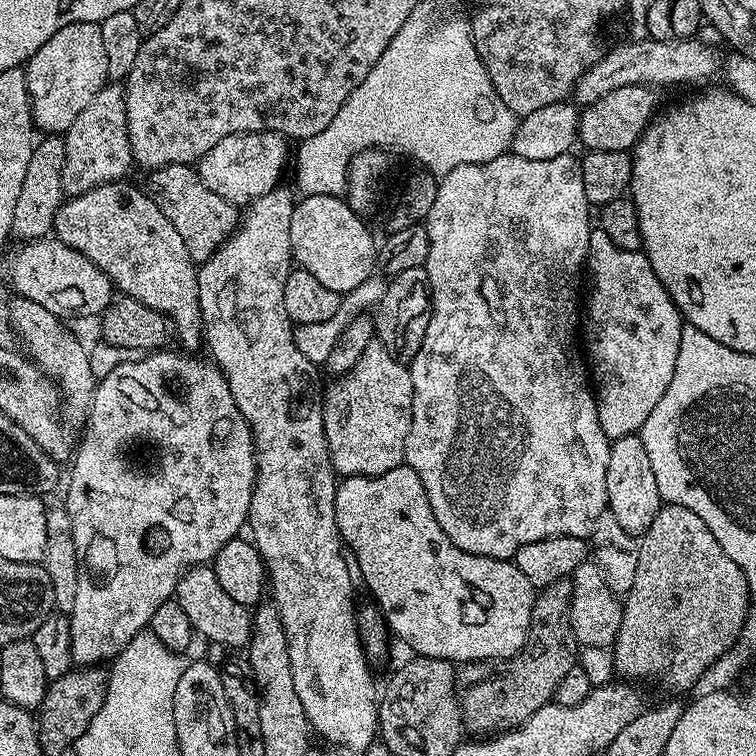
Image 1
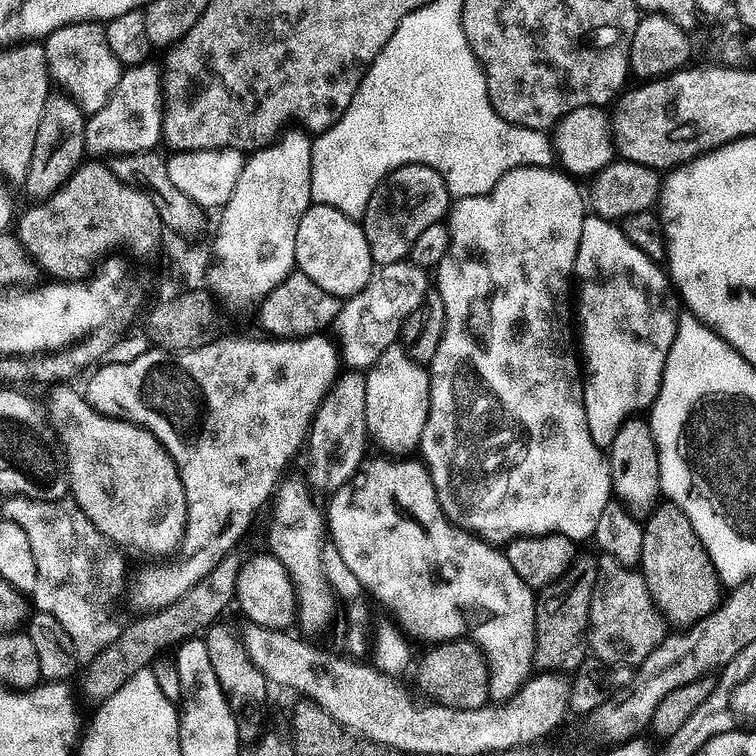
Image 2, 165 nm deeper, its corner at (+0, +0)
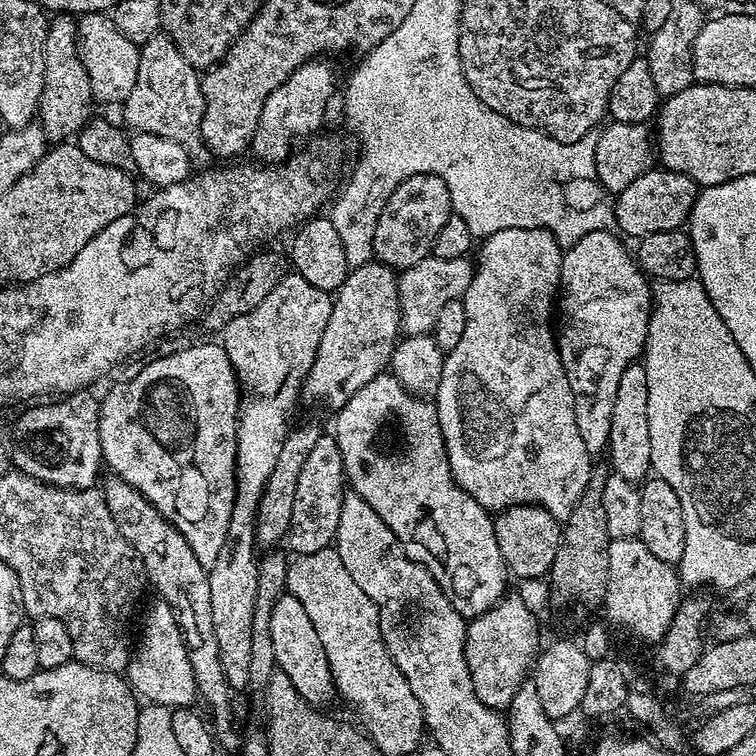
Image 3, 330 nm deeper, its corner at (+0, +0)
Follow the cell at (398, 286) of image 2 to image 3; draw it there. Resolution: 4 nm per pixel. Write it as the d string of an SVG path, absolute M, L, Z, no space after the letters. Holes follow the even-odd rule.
M430 255L422 262L403 269L396 285L400 299L400 326L409 336L423 336L431 333L434 322L446 302L461 299L470 286L474 264L468 256L462 258L438 258Z

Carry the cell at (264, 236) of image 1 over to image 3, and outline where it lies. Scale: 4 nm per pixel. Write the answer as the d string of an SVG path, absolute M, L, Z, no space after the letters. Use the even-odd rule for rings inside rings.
M324 62L303 64L290 74L290 78L286 78L286 82L282 82L282 86L278 86L278 90L274 90L274 94L266 98L250 149L251 155L257 156L253 156L257 161L268 166L285 163L297 145L323 129L320 127L328 112L328 99L336 92L336 76L330 65L320 63Z

